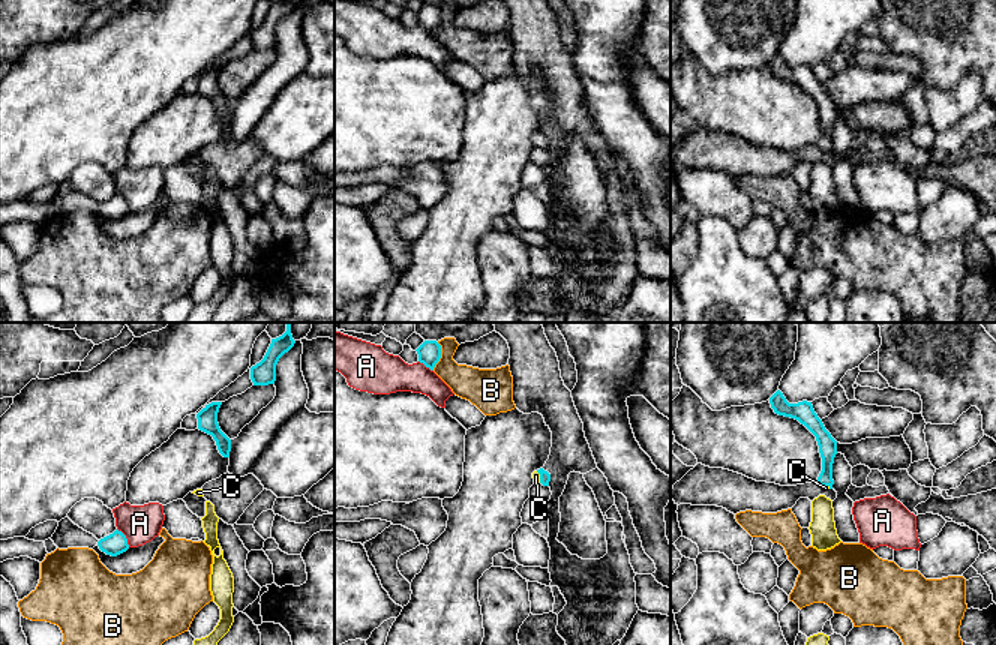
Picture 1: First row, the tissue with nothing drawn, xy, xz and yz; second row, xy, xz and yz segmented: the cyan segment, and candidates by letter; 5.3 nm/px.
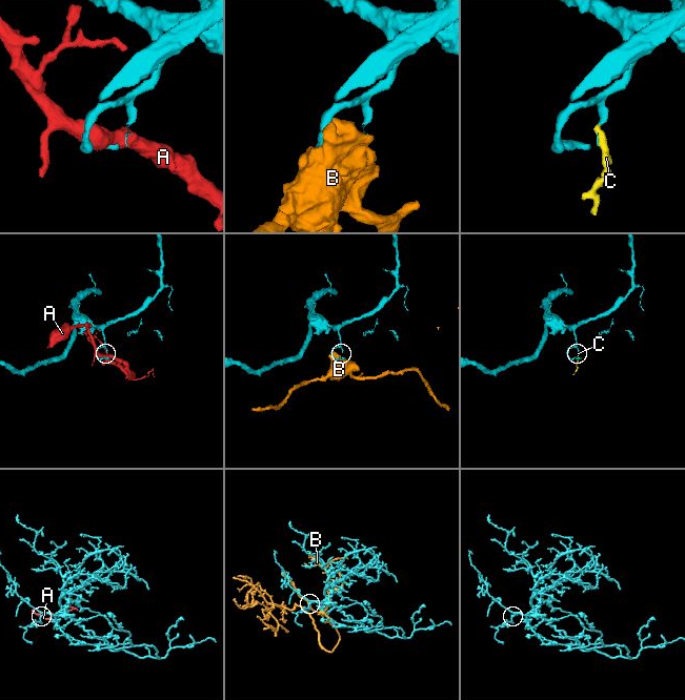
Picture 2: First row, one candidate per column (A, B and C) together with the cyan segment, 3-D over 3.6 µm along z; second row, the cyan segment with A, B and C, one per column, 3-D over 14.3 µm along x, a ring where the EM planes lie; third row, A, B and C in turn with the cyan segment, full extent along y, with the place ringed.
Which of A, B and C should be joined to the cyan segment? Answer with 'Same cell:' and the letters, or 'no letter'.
Same cell: C

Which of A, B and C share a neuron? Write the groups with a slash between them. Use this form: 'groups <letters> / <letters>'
groups A / B / C

